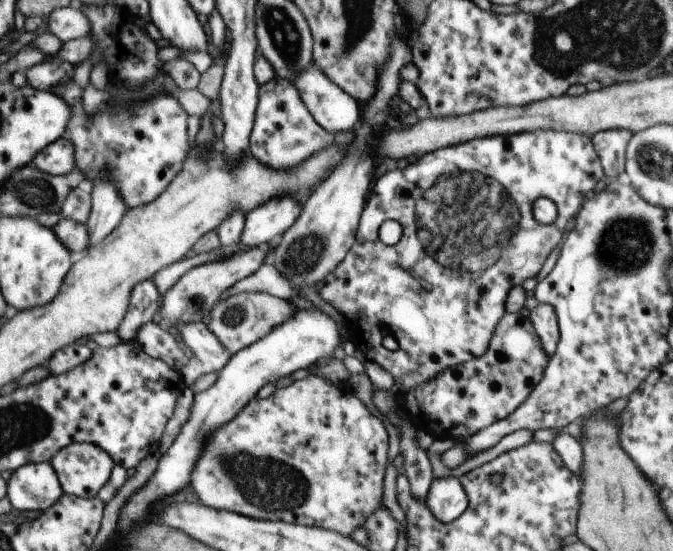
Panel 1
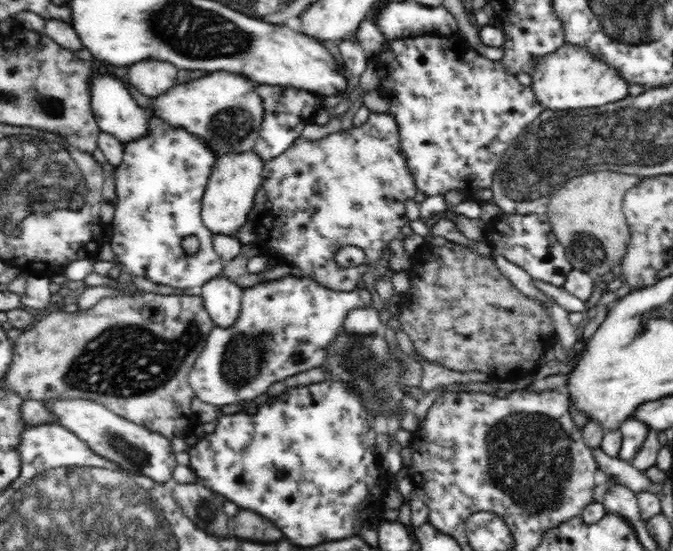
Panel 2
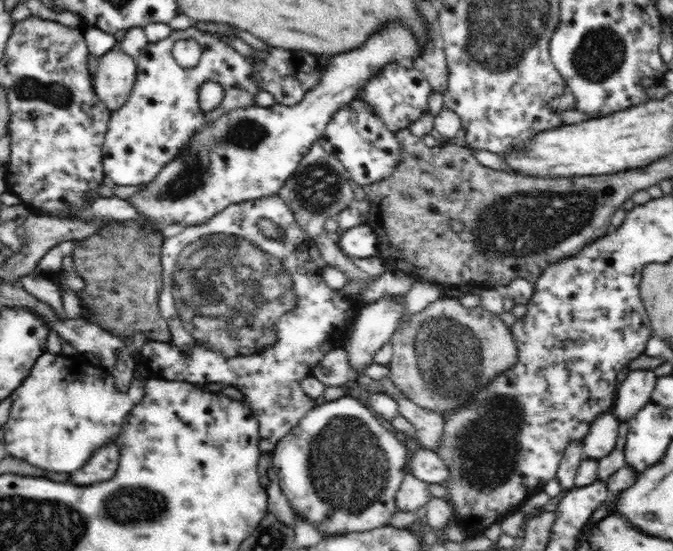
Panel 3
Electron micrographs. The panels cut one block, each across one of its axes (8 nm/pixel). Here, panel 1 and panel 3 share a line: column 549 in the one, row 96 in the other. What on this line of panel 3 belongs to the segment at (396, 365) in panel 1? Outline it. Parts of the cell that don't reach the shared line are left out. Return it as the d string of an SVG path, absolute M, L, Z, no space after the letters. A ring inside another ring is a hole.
M195 26L188 27L185 30L172 31L168 38L157 40L155 43L148 43L140 56L135 59L137 66L137 77L133 84L132 92L128 100L115 111L111 111L110 122L108 122L108 130L106 131L103 142L103 171L107 183L115 186L140 186L148 185L158 176L158 172L176 156L180 156L194 132L202 130L206 124L216 122L220 116L224 116L226 112L234 108L246 106L255 107L254 96L260 92L258 85L258 73L252 67L250 60L238 53L228 43L224 43L217 36L208 34L198 30ZM194 39L201 46L201 57L196 66L192 68L184 68L178 65L172 48L178 40ZM212 81L222 85L224 89L224 98L222 102L211 111L204 111L197 102L197 92L199 86L205 82Z

